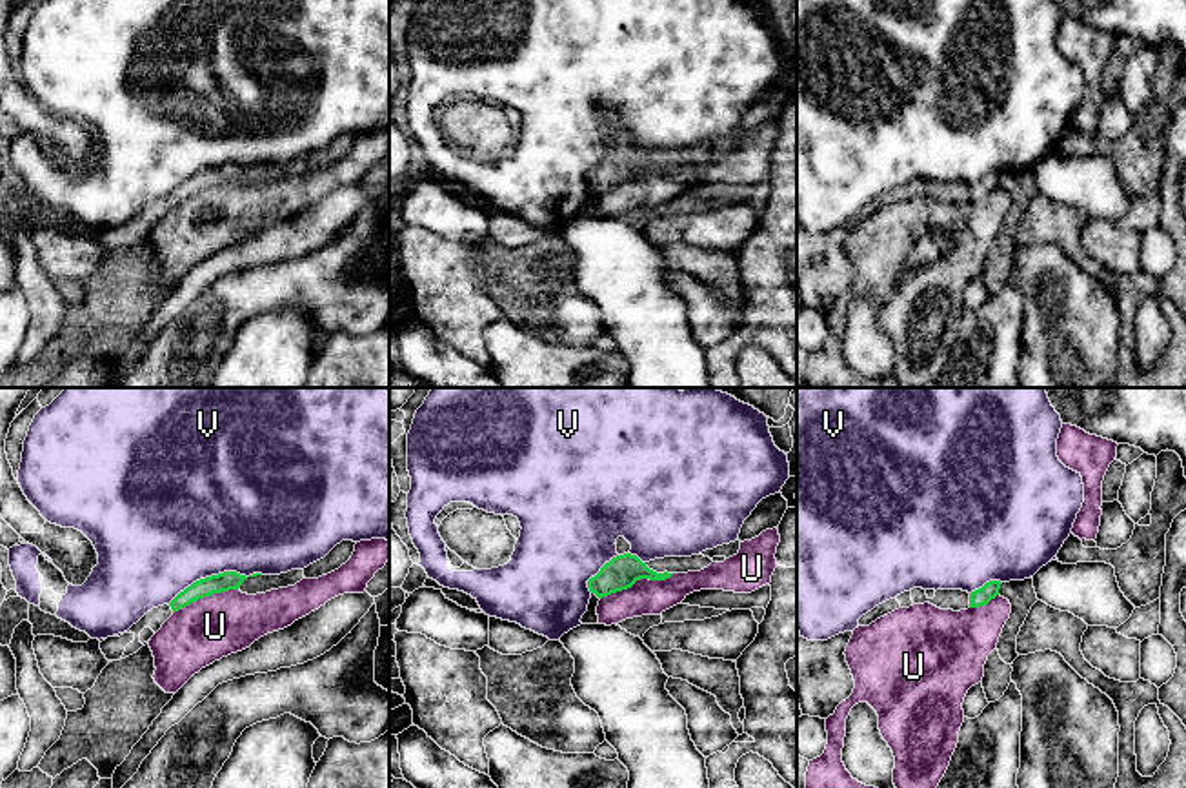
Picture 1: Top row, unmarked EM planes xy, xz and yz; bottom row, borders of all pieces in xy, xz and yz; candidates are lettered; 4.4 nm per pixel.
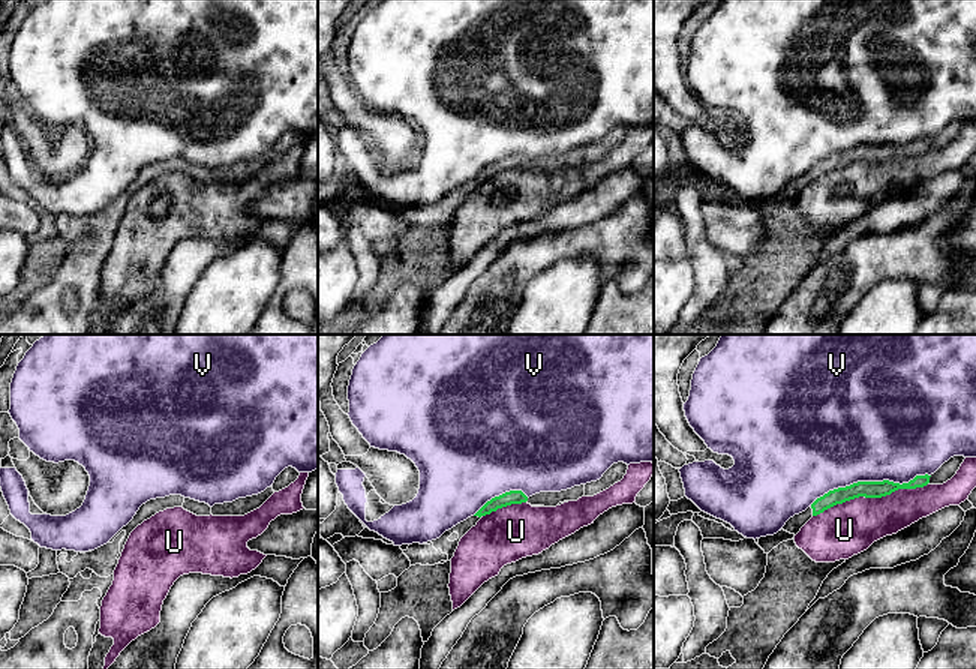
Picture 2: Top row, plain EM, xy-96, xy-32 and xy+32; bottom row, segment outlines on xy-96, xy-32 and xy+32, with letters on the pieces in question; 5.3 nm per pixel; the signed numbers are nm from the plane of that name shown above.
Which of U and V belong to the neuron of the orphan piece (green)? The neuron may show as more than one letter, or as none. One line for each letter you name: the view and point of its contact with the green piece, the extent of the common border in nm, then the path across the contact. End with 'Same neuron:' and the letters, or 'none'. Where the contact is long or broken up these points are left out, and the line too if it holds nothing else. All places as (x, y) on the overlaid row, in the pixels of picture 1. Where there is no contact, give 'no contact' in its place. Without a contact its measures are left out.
Same neuron: none

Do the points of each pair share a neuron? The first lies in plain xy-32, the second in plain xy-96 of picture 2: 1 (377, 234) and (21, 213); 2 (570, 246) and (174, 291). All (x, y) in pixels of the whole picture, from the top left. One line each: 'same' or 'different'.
1: same
2: same

